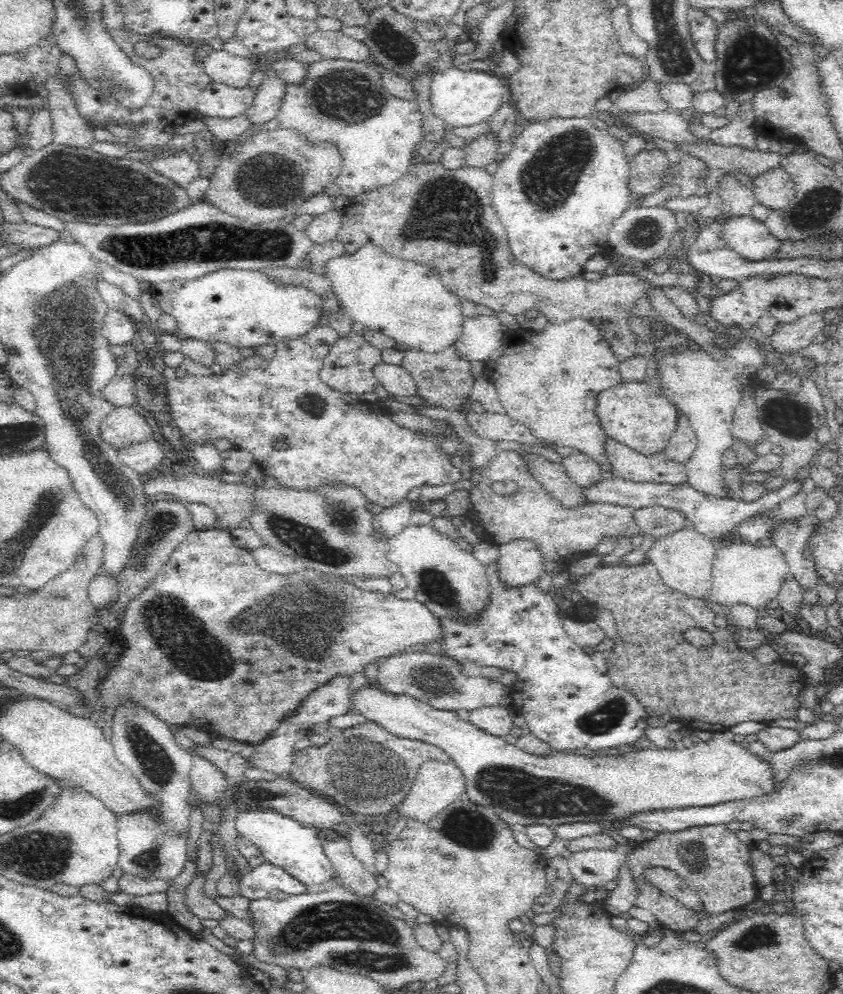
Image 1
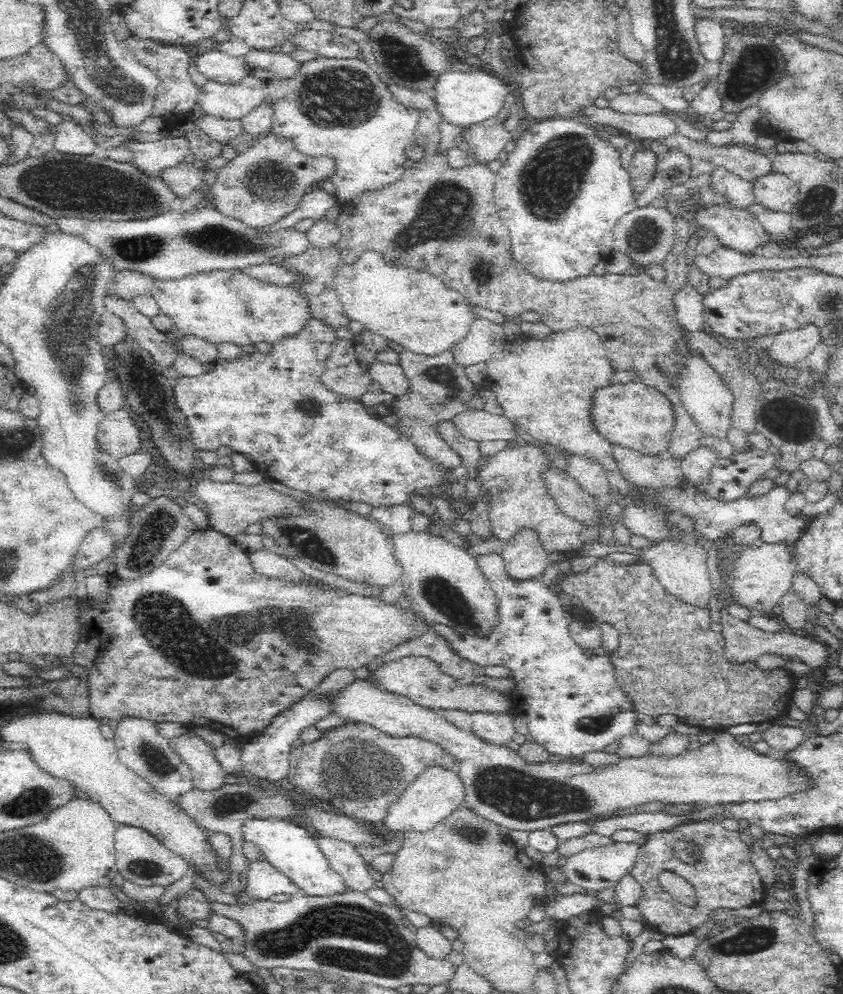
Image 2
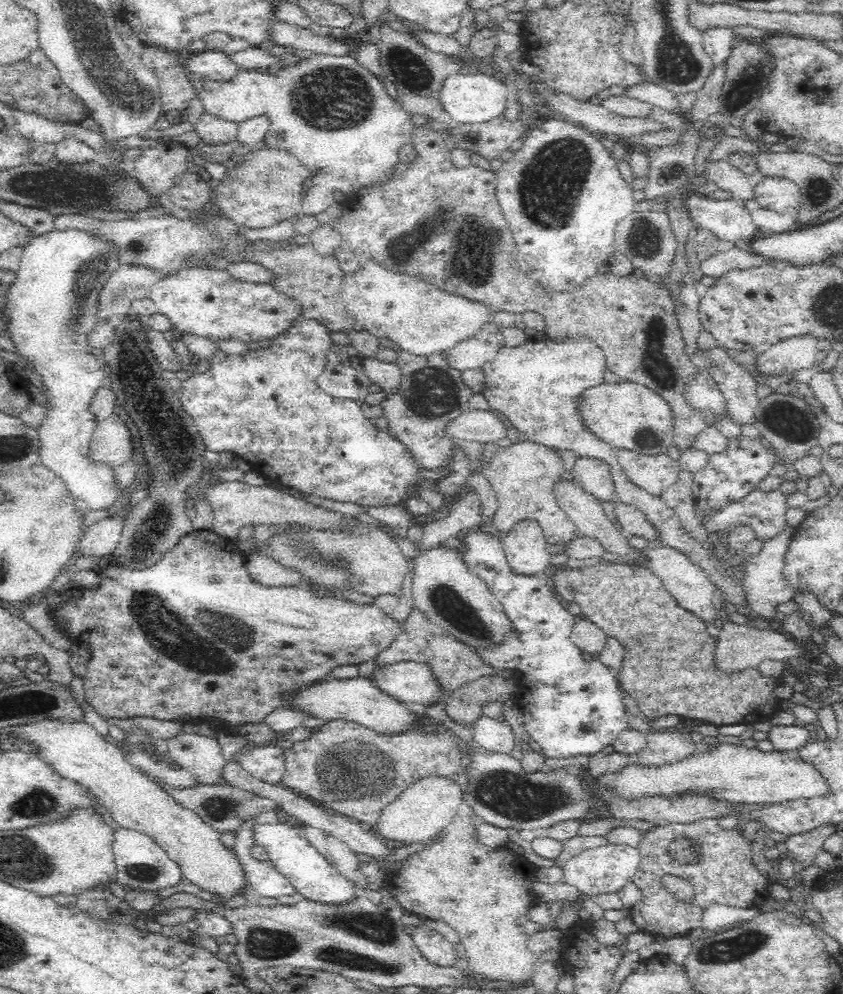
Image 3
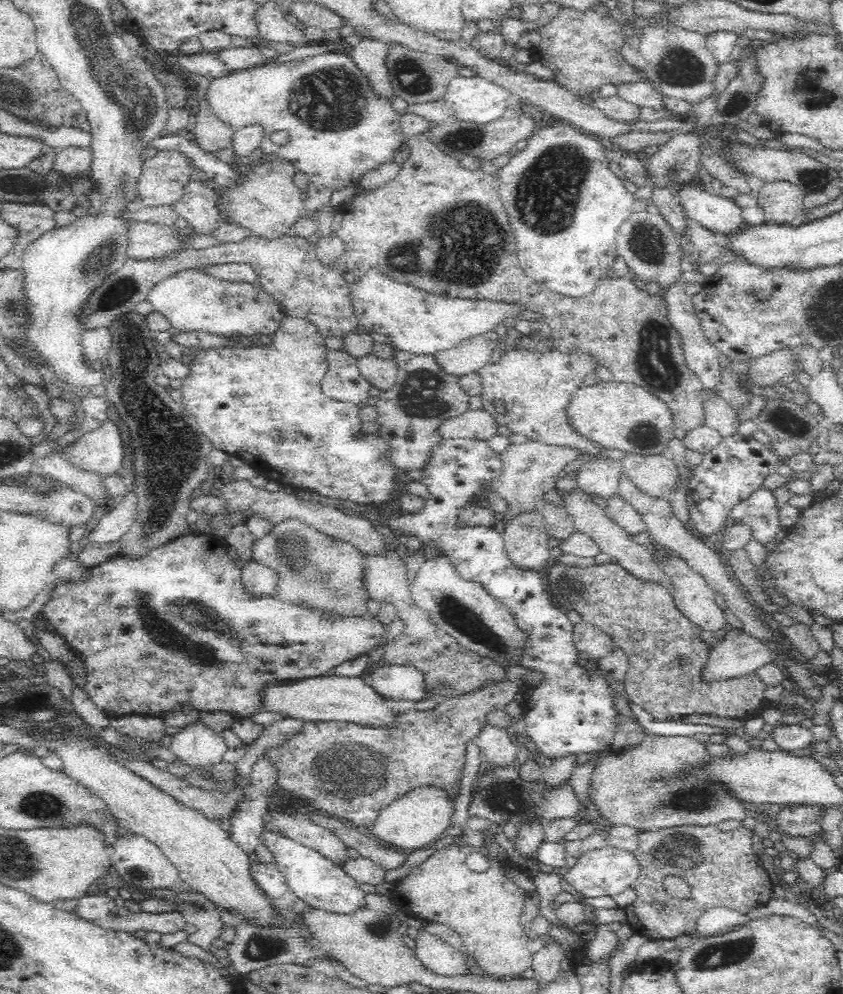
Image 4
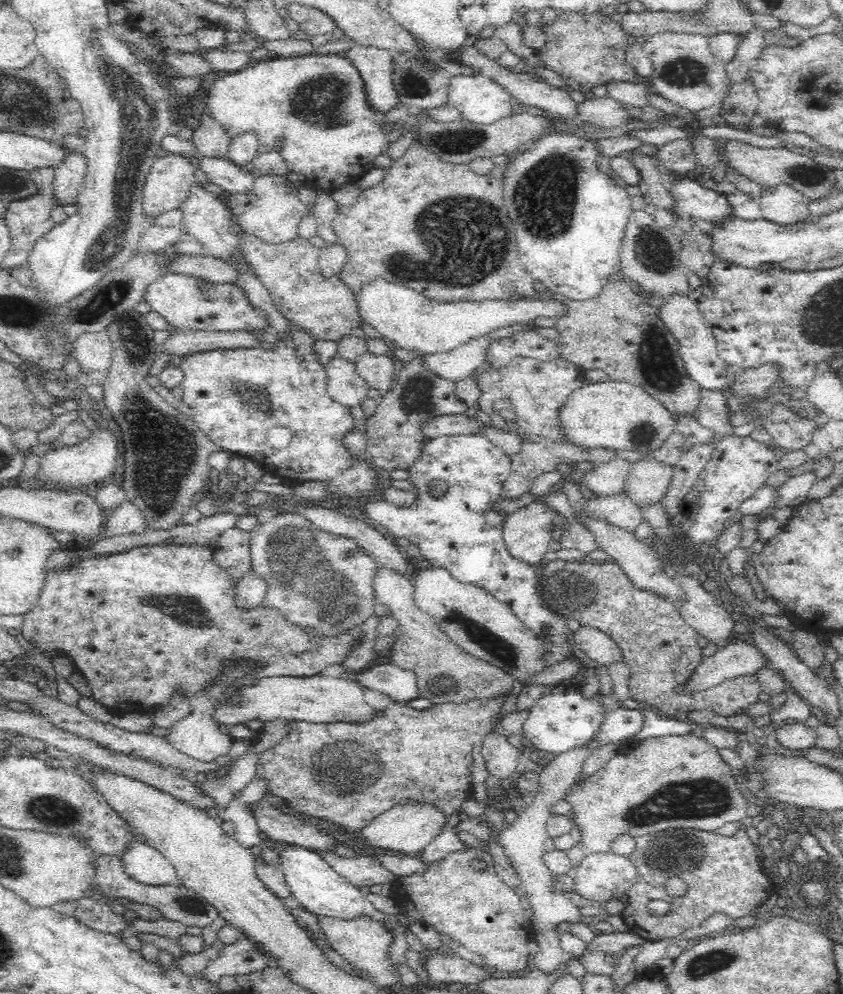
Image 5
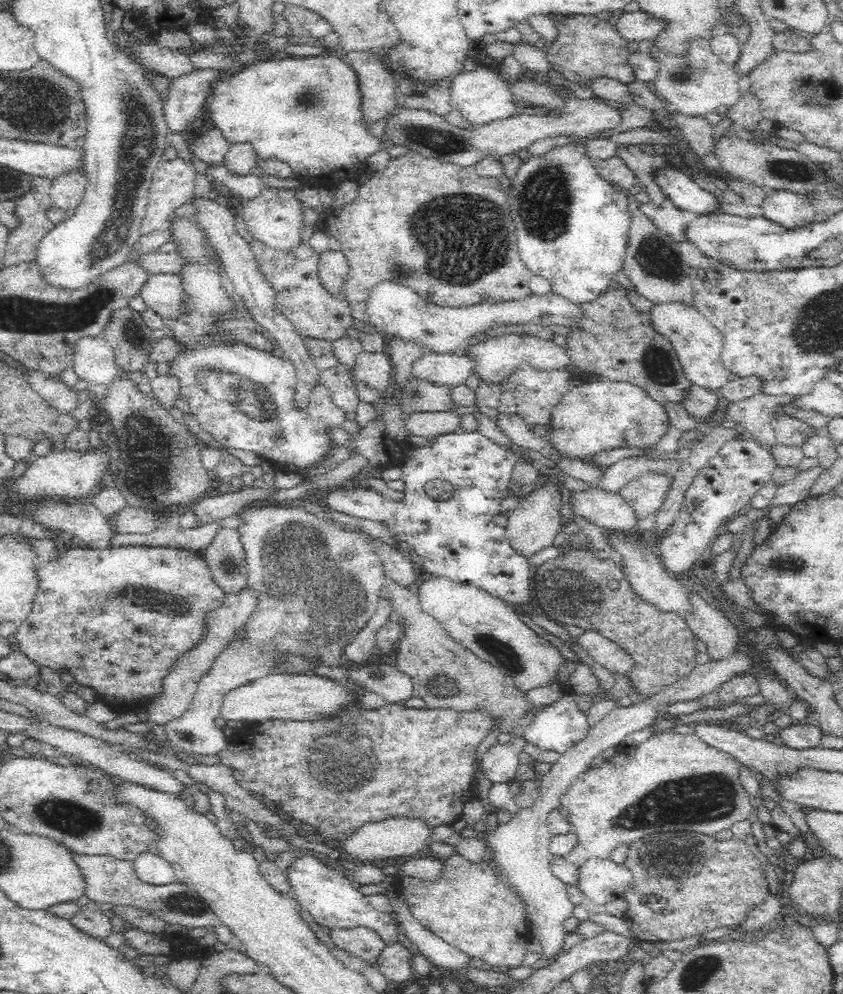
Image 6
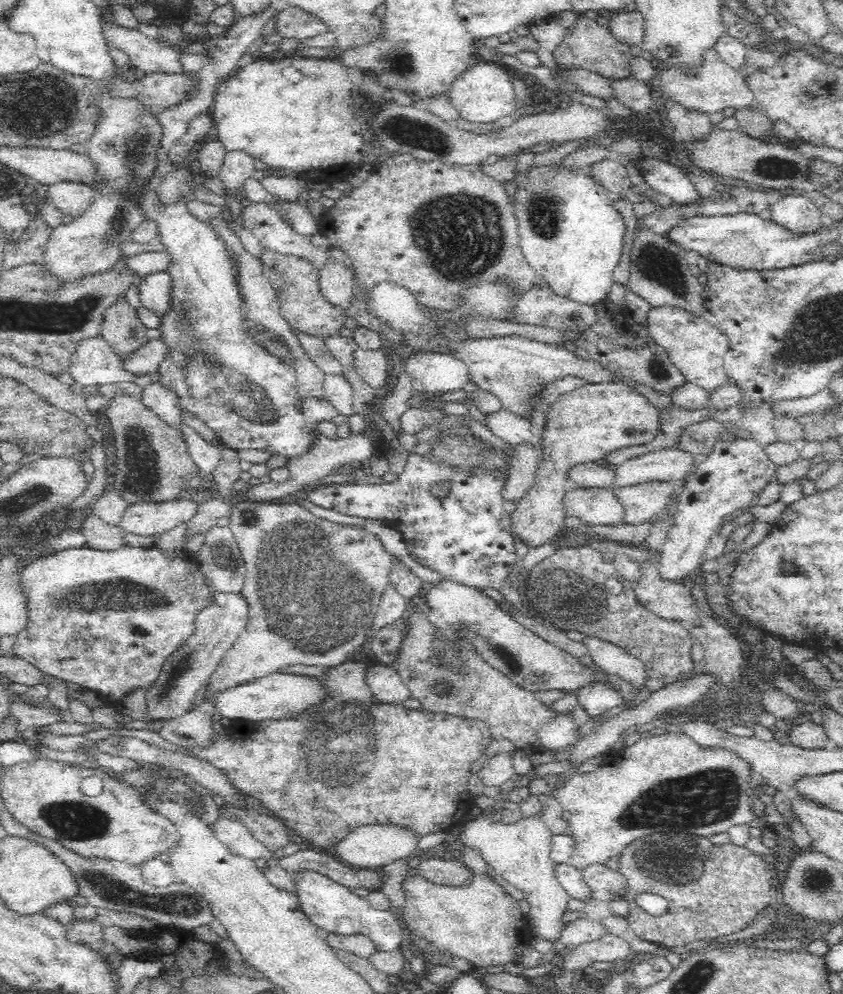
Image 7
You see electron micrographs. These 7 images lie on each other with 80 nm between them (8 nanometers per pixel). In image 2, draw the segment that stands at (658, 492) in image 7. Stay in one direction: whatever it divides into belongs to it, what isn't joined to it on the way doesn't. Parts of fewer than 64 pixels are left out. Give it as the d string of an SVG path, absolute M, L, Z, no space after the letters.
M612 445L611 449L619 471L630 485L677 487L685 478L681 461L669 455L643 455L620 445Z

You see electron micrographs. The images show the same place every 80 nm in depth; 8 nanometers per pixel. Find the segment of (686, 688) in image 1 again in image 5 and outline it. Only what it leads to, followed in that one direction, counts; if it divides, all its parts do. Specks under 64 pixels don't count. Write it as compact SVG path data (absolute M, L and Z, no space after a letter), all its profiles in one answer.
M589 557L583 561L556 560L548 562L542 570L539 588L545 605L565 619L571 618L582 626L598 628L604 632L623 654L622 660L630 668L630 688L628 696L645 708L654 711L660 718L674 718L676 712L692 712L693 710L712 710L720 716L734 716L740 710L756 704L760 687L755 675L747 675L739 679L728 680L717 689L700 692L686 692L689 681L696 668L702 662L703 648L699 645L700 635L683 620L677 612L673 600L648 589L640 589L626 576L626 573L614 562L598 562Z

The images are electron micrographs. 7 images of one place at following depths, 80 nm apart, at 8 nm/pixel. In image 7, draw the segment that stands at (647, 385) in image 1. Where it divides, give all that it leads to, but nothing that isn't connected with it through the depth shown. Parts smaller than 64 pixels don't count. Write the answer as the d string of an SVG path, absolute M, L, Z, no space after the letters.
M622 382L587 383L575 390L564 393L548 409L542 436L542 466L534 478L532 488L516 503L516 508L510 513L510 530L512 536L518 538L528 548L538 548L544 544L556 544L561 538L561 529L565 518L563 511L563 498L566 489L571 485L568 476L569 468L573 464L601 462L608 453L616 453L621 448L648 444L660 434L663 422L661 422L660 409L656 408L646 396L639 394L634 388Z

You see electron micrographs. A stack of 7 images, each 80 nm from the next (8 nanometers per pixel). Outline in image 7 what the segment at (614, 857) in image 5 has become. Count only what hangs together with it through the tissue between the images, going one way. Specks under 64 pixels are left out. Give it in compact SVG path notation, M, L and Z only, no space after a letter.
M594 863L581 869L581 875L593 900L610 903L626 898L628 879L622 871L612 870L605 863Z

